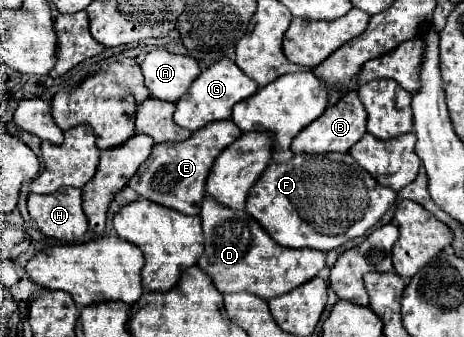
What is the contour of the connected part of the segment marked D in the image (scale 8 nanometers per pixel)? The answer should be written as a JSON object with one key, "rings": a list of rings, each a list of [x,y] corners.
{"rings":[[[205,197],[201,209],[201,225],[205,235],[205,251],[197,265],[211,275],[215,287],[225,293],[247,291],[261,299],[271,299],[289,293],[291,289],[311,281],[325,267],[327,253],[317,249],[287,249],[277,245],[259,223],[243,209],[235,211]]]}

